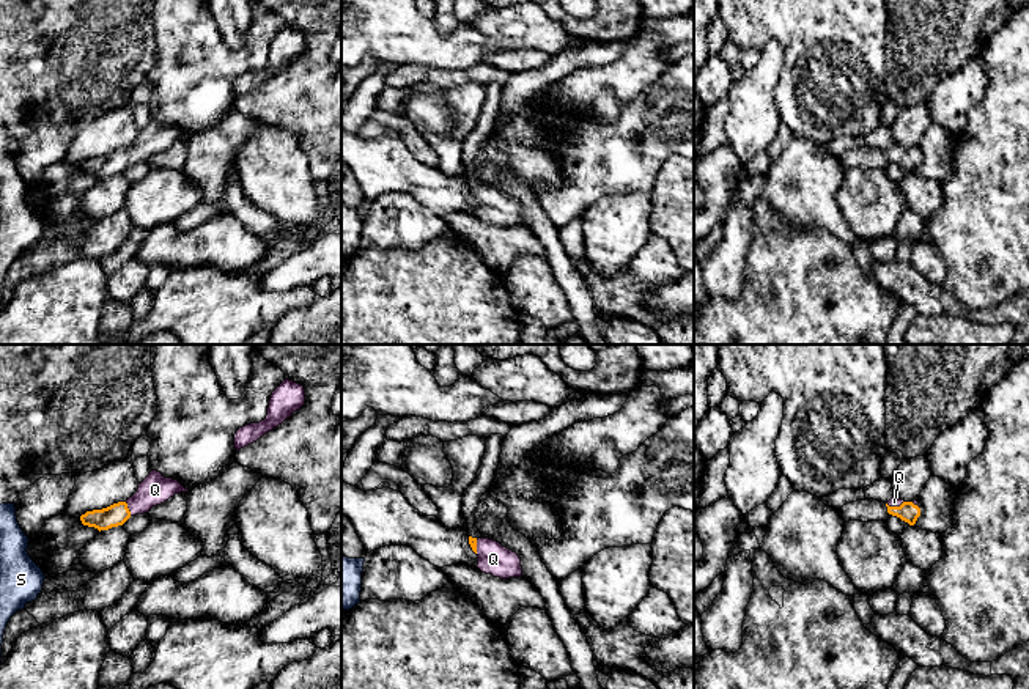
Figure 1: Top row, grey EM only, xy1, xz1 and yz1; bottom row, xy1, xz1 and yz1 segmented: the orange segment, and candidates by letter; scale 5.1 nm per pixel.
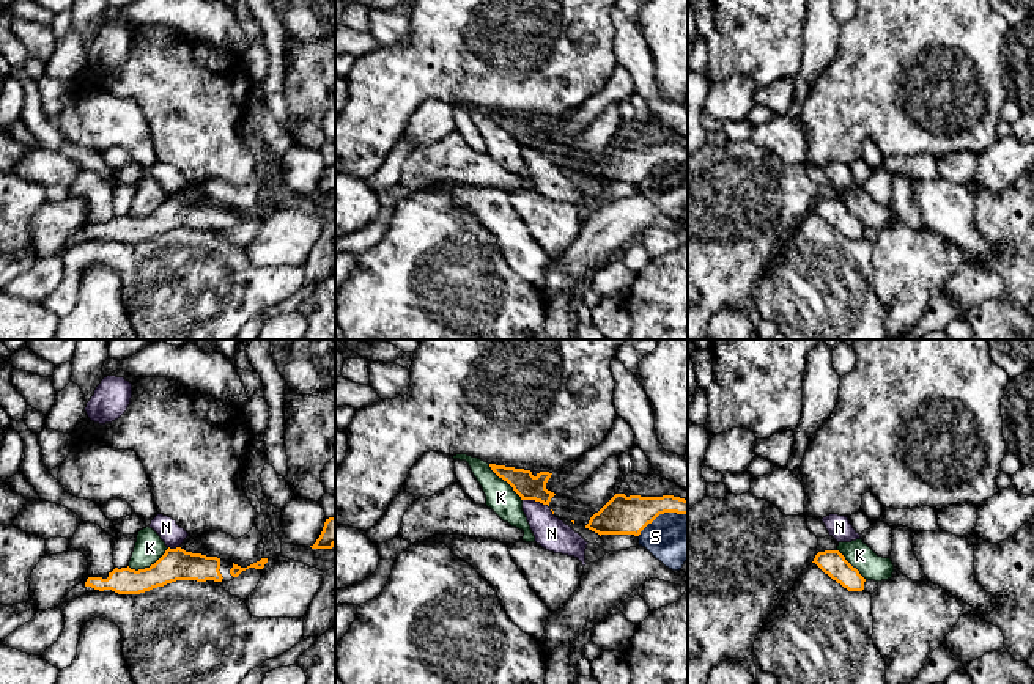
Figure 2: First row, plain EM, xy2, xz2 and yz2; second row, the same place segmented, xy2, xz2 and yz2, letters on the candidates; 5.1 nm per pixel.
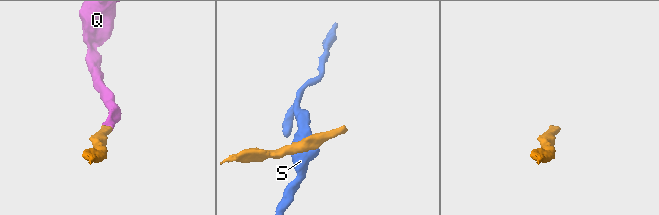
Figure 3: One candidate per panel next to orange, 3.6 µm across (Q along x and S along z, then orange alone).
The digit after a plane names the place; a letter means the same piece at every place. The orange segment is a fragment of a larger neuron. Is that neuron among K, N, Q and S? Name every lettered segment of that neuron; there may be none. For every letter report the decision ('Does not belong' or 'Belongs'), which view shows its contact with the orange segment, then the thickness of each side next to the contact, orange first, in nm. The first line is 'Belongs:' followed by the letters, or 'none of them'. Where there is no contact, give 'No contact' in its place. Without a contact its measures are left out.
Belongs: Q
K: Does not belong. Touches orange in xy2. Thickness 160 nm (orange) against 150 nm
N: Does not belong. Touches orange in xz2. Thickness 130 nm (orange) against 170 nm
Q: Belongs. Touches orange in xy1. Thickness 120 nm (orange) against 160 nm
S: Does not belong. Touches orange in xz2. Thickness 200 nm (orange) against 260 nm

